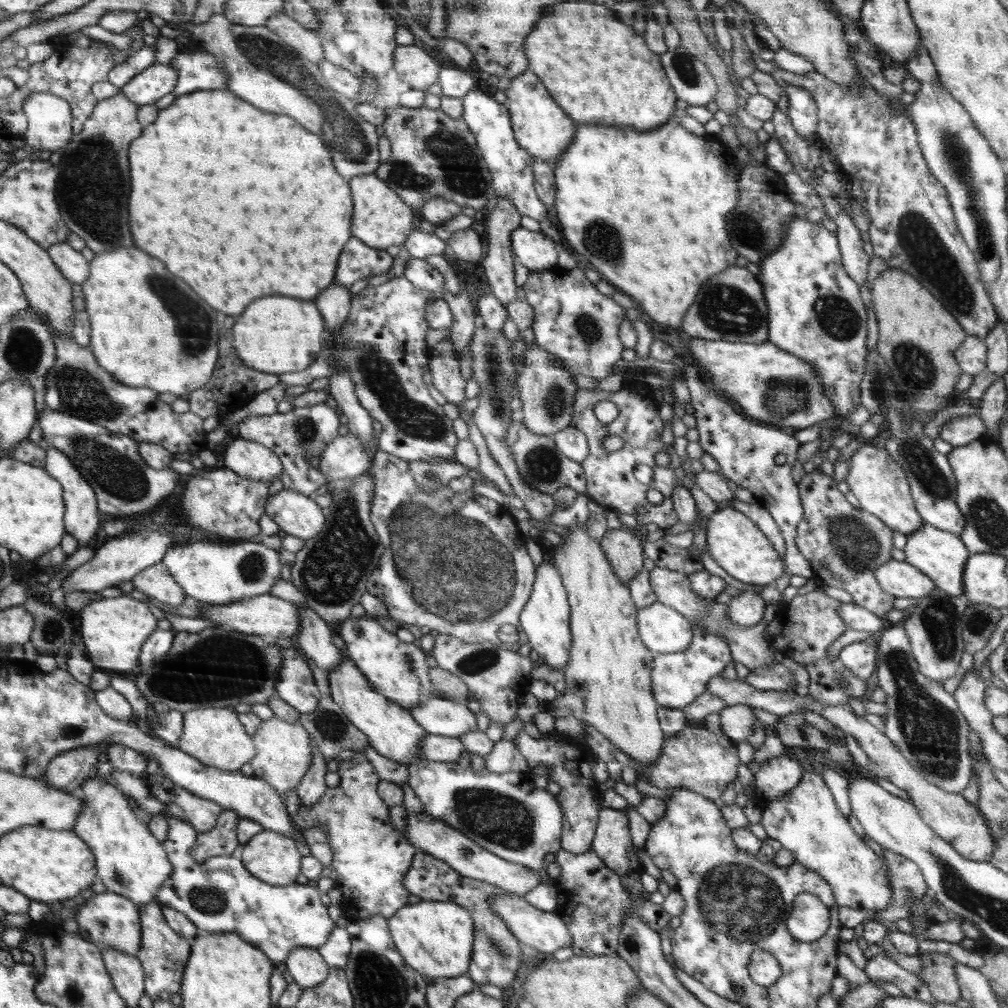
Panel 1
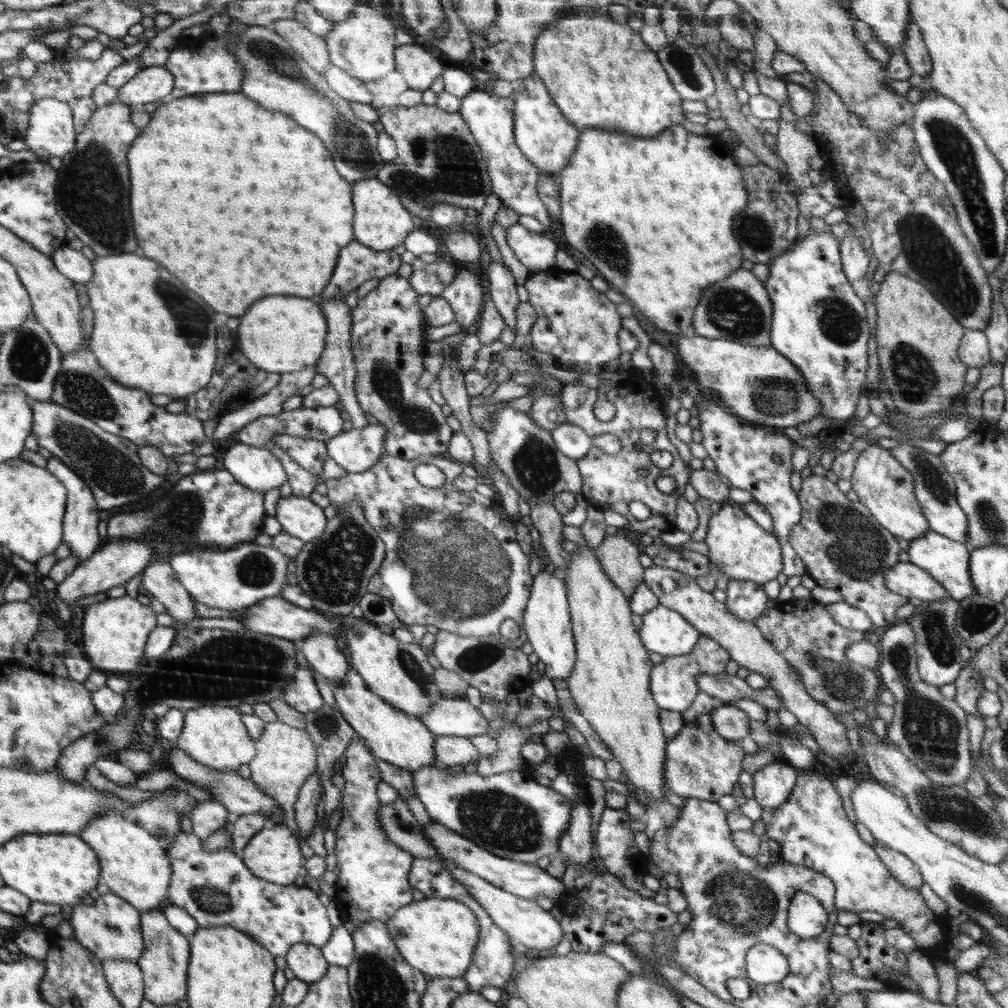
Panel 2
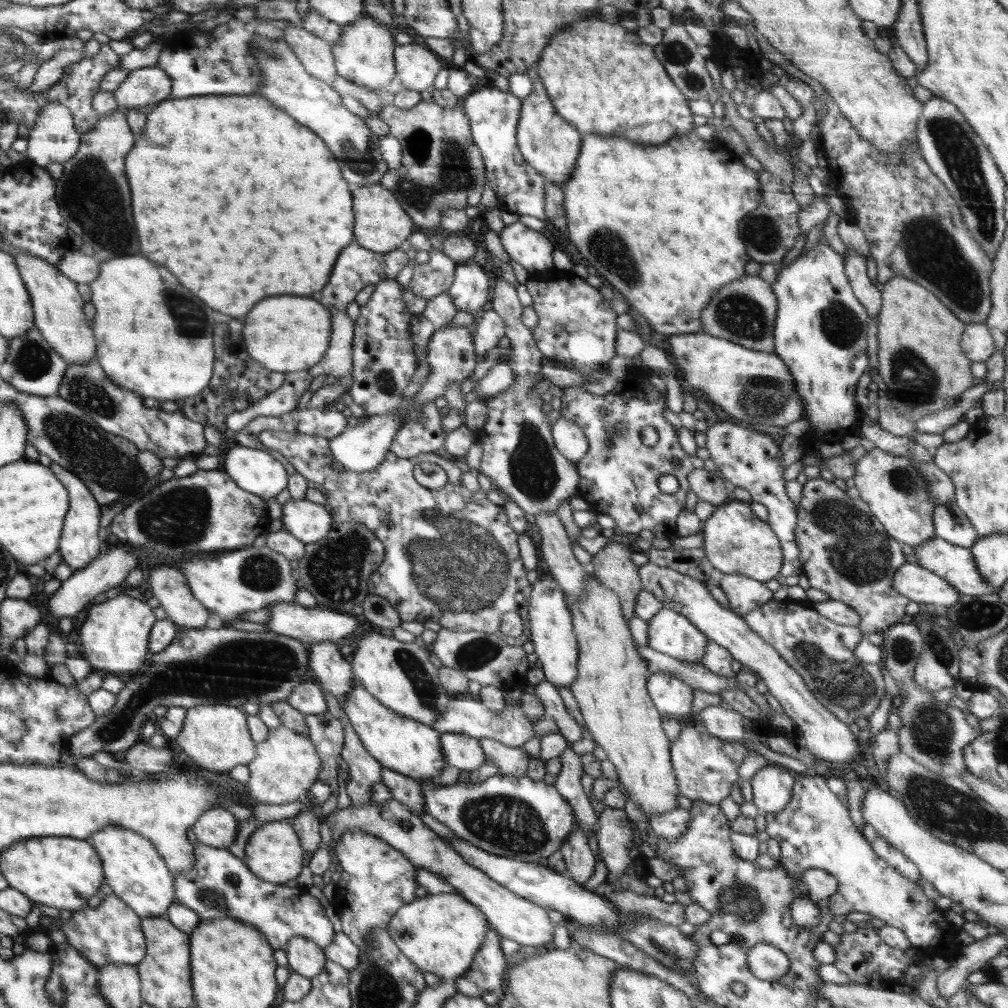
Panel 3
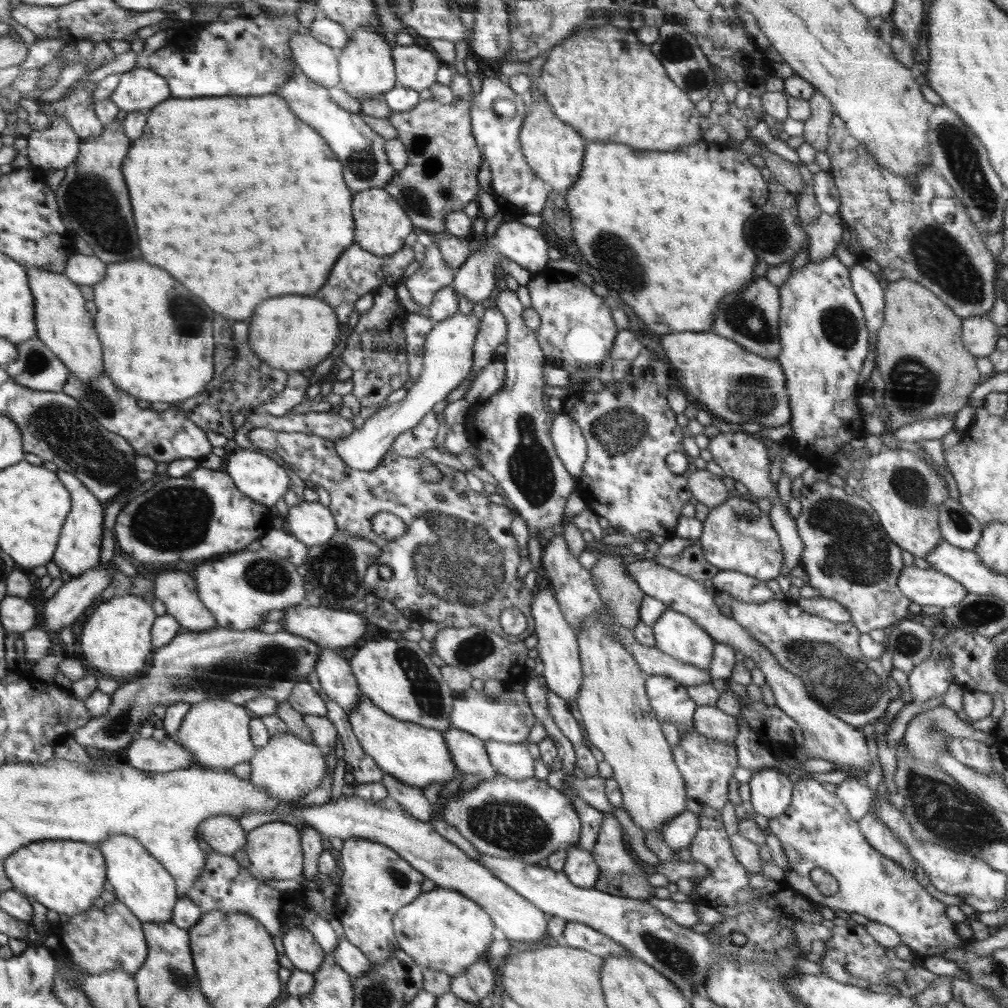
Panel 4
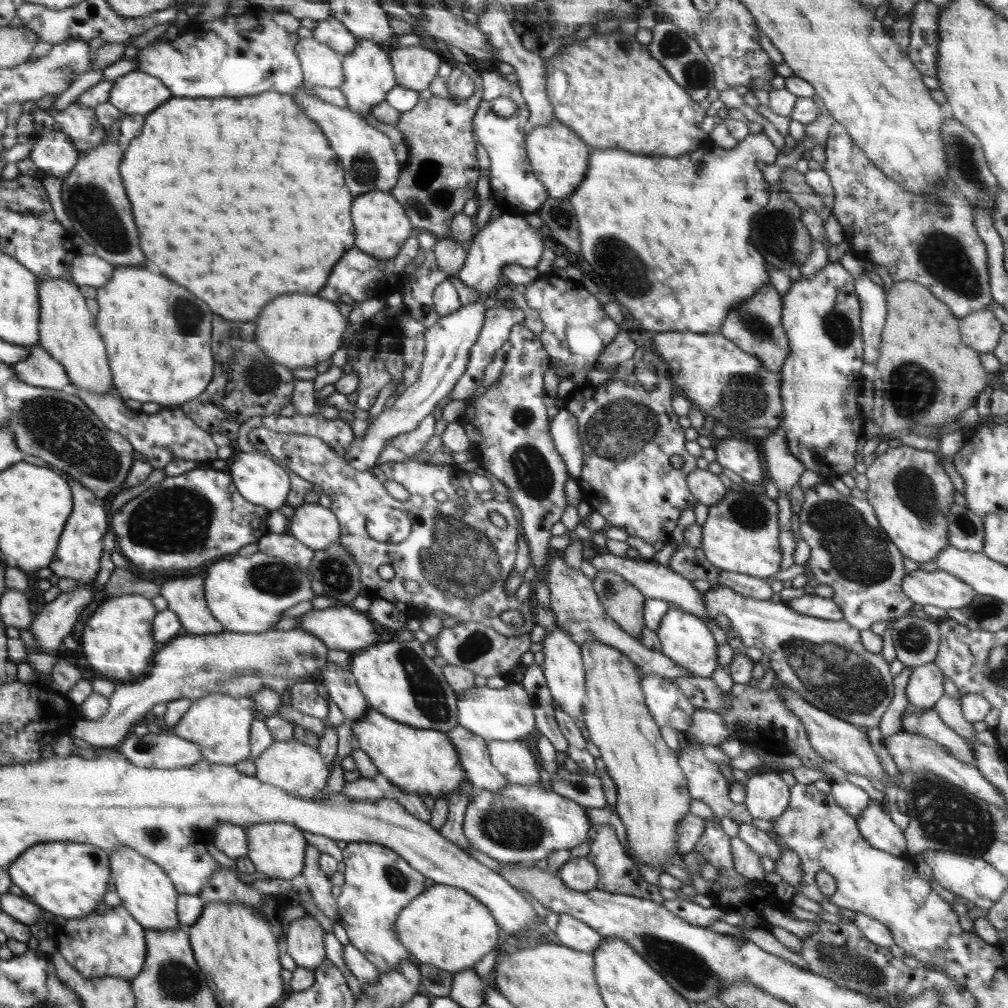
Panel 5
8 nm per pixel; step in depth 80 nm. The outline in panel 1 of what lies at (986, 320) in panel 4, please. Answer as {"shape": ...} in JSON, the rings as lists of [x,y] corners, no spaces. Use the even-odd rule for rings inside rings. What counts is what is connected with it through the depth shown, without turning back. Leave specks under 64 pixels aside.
{"shape":[[[967,335],[954,354],[964,374],[974,376],[987,368],[987,346],[985,341],[978,337]]]}

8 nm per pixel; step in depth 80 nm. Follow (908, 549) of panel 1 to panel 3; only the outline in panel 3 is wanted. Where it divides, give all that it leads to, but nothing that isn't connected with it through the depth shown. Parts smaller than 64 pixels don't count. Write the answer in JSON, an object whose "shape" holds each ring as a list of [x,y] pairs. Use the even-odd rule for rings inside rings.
{"shape":[[[934,536],[924,545],[916,547],[914,555],[918,566],[934,572],[936,576],[942,576],[959,595],[982,596],[995,592],[976,570],[974,558],[968,548]]]}

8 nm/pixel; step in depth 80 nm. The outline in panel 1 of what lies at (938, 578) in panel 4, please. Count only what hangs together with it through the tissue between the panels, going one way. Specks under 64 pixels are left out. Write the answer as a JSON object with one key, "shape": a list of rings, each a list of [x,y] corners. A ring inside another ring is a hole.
{"shape":[[[891,559],[874,569],[874,578],[884,592],[898,598],[921,598],[935,589],[932,579],[905,561]]]}

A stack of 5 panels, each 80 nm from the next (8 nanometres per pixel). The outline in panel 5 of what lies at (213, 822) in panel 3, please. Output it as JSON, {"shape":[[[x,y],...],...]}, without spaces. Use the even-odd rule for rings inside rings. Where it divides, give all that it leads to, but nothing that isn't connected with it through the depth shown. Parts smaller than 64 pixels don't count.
{"shape":[[[231,822],[219,823],[213,831],[213,844],[228,858],[236,860],[246,857],[248,852],[247,827]]]}

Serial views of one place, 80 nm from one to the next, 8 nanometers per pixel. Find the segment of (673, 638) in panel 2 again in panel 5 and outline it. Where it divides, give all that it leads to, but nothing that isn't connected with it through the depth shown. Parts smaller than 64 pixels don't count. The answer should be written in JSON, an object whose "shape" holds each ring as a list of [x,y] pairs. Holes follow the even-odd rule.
{"shape":[[[669,609],[662,617],[658,631],[660,651],[664,656],[671,658],[676,664],[684,667],[694,676],[710,677],[716,670],[718,662],[718,645],[713,634],[700,618],[682,609]]]}

